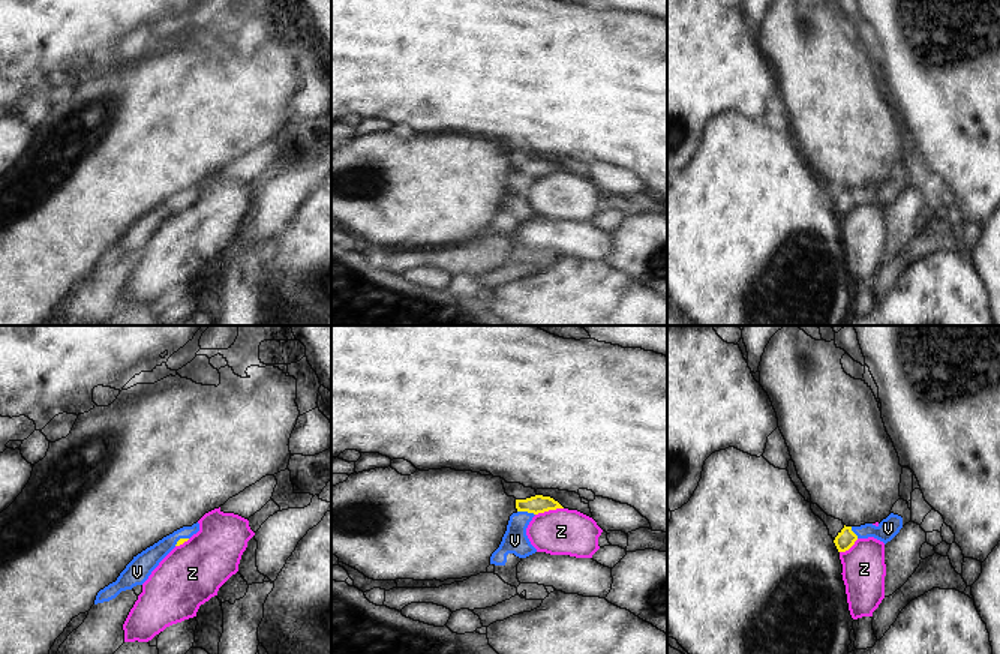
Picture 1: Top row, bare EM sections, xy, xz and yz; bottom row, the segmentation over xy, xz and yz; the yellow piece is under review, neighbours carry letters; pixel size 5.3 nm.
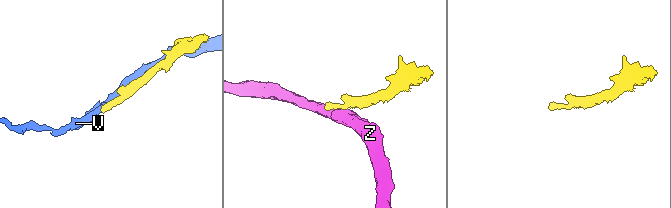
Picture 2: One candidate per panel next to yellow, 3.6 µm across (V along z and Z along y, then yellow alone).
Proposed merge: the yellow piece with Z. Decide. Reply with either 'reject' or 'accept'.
reject

